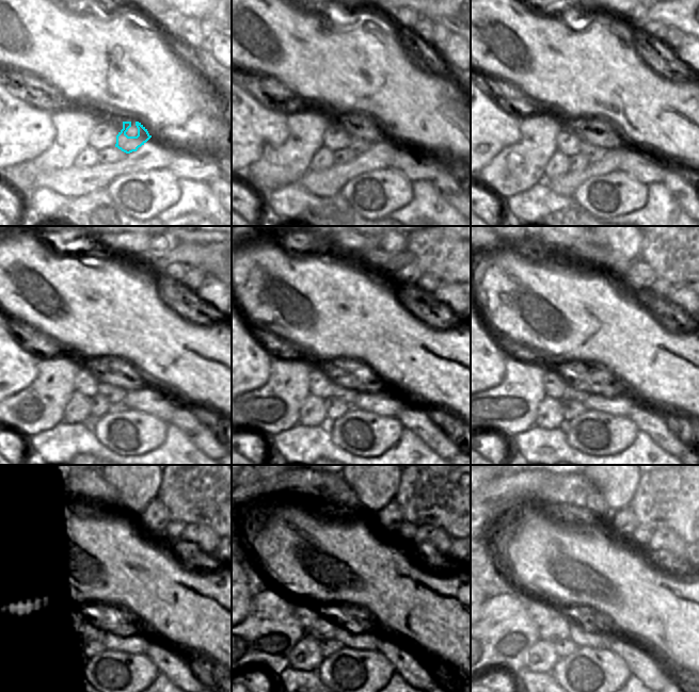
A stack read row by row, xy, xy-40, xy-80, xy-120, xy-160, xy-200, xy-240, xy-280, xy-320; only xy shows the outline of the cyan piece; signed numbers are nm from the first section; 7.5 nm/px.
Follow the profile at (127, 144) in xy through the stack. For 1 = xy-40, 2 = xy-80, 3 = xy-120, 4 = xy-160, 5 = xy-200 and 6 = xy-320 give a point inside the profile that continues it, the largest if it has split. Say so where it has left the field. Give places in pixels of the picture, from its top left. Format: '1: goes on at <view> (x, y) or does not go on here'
1: goes on at xy-40 (358, 144)
2: goes on at xy-80 (598, 147)
3: goes on at xy-120 (114, 390)
4: goes on at xy-160 (348, 391)
5: goes on at xy-200 (576, 391)
6: goes on at xy-320 (557, 629)

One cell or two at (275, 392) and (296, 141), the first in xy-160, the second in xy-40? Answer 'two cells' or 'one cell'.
one cell

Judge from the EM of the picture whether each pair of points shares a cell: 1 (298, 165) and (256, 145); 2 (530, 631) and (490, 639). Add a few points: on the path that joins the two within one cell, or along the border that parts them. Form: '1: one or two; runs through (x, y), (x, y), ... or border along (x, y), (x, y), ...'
1: two; border along (287, 135), (281, 144), (268, 148), (248, 166)
2: one; runs through (521, 631), (506, 632), (499, 639)

